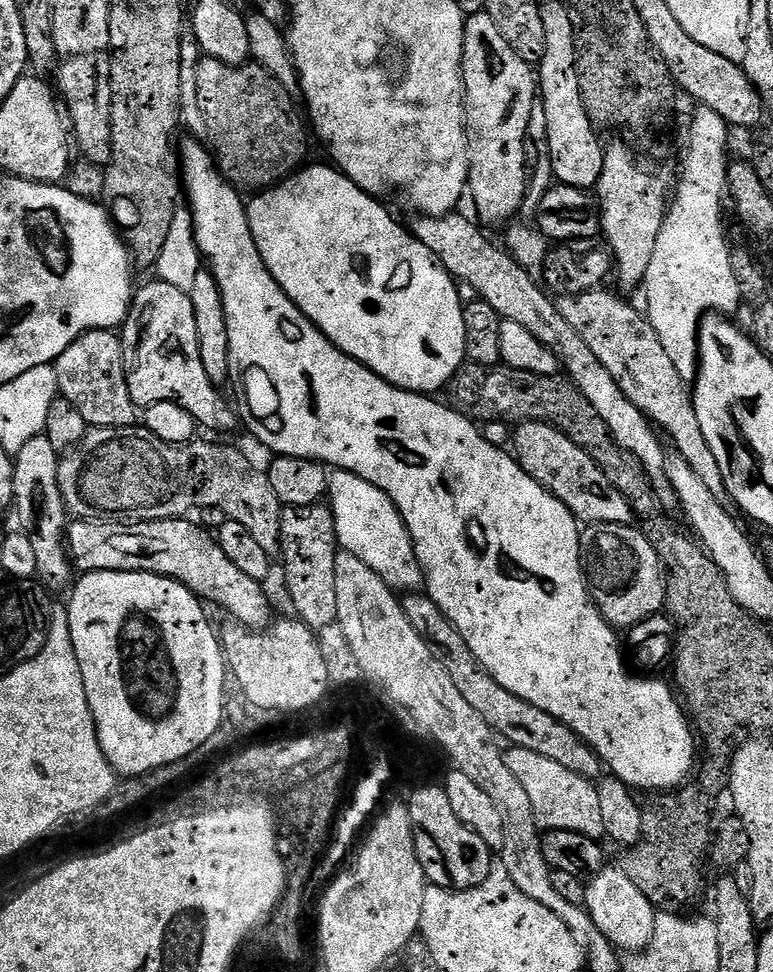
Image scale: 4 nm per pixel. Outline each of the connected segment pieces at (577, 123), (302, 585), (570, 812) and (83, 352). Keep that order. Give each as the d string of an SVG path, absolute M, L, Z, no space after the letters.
M559 7L542 11L542 30L546 30L546 54L538 65L538 100L544 104L544 128L548 131L548 152L552 155L555 179L585 190L595 189L602 174L605 145L600 144L597 129L590 122L580 93L576 72L574 26L570 14Z
M327 503L281 511L278 556L284 559L284 584L296 607L295 615L313 630L337 623L338 590L334 578L337 551L336 523Z
M509 747L504 752L506 766L522 782L526 794L530 797L530 806L534 806L534 818L541 829L574 830L578 834L586 834L586 838L603 841L606 833L602 826L602 809L598 802L598 790L593 781L574 774L574 770L566 770L558 762L550 758L542 758L542 754L534 754L534 750Z
M89 330L56 359L59 395L68 400L93 428L131 428L137 423L138 409L130 398L124 373L124 346L112 330Z

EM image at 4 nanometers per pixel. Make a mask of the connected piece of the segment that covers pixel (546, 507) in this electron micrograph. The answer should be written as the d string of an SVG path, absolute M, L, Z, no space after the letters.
M185 139L183 148L178 155L182 161L182 188L186 193L187 207L192 213L192 225L196 227L196 244L200 255L206 261L213 278L218 282L218 290L222 294L222 306L226 310L226 330L230 334L230 388L236 391L235 403L238 405L238 416L250 431L256 435L260 444L265 444L276 456L293 456L307 460L319 460L321 464L332 470L353 472L358 478L366 478L370 486L378 486L394 502L394 506L402 514L402 522L412 539L414 554L418 558L420 568L424 571L426 595L446 614L446 618L456 627L458 634L466 638L466 646L478 658L478 662L498 682L498 686L506 686L510 694L530 702L530 706L538 706L538 710L546 710L546 714L554 714L558 722L566 722L570 730L574 730L600 756L601 765L608 768L613 777L621 780L633 790L639 788L660 788L656 790L676 790L689 783L688 775L696 764L696 736L690 723L689 713L682 703L681 697L674 691L673 685L664 680L647 680L647 675L631 676L624 665L622 640L617 629L606 622L606 618L596 608L592 594L588 591L588 581L584 578L584 567L580 564L580 534L581 525L576 516L554 494L550 494L516 461L515 455L509 454L504 448L486 442L483 431L467 416L456 411L447 403L439 404L436 398L428 394L408 392L404 388L395 388L378 374L374 374L364 364L359 364L342 350L338 350L326 337L302 314L300 307L293 302L274 282L274 274L266 270L266 262L262 262L262 254L258 254L258 246L254 242L254 234L248 225L248 209L245 201L240 201L241 193L232 187L232 183L220 173L220 169L209 151L199 140Z

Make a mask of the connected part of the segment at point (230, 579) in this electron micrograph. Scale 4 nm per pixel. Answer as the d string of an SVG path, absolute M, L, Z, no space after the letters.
M100 518L90 520L73 519L66 533L66 547L77 573L86 572L145 572L158 574L177 580L182 586L199 596L209 605L217 604L229 612L231 619L245 628L260 630L273 619L268 596L263 592L261 581L242 574L222 550L219 539L211 531L205 530L195 519L177 518L174 520L137 520L135 522L105 522Z

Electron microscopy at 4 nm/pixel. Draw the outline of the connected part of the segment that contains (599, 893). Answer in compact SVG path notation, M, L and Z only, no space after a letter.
M606 866L587 881L584 889L583 907L587 908L594 926L606 934L612 947L631 954L641 952L652 940L656 925L657 909L634 886L634 882L624 872L623 867Z

